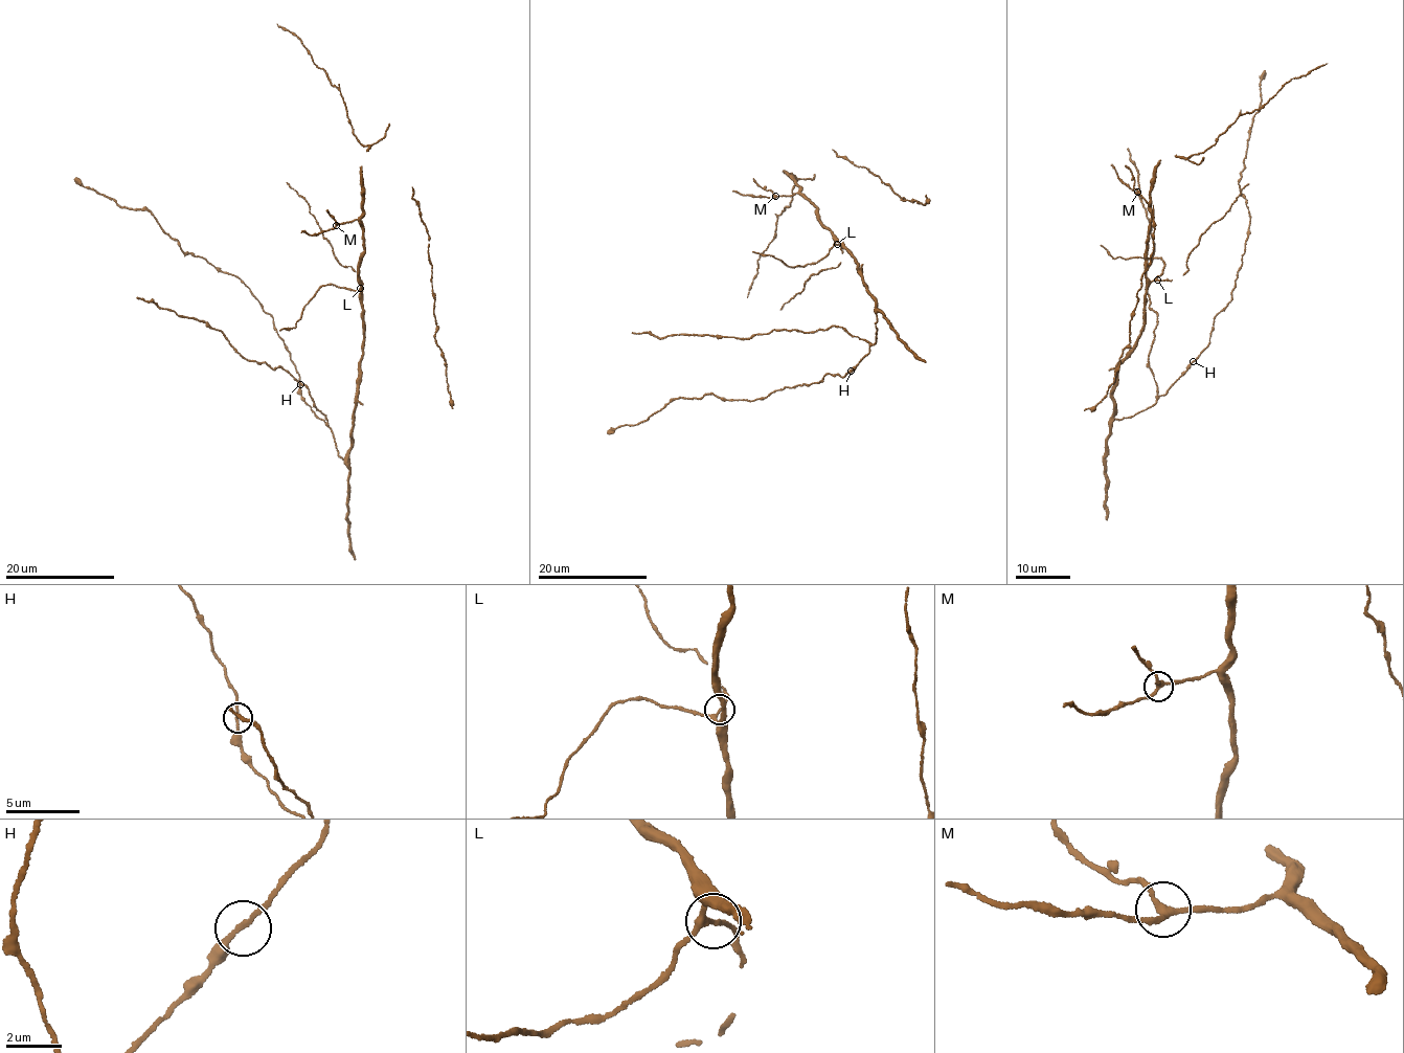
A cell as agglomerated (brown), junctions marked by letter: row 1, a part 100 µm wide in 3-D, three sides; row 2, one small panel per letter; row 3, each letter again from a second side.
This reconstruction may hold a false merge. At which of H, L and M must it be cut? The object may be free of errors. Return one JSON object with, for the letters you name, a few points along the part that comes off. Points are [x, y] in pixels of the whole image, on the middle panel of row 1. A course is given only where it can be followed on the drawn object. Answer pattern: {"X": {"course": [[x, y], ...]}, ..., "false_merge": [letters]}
{"false_merge": []}

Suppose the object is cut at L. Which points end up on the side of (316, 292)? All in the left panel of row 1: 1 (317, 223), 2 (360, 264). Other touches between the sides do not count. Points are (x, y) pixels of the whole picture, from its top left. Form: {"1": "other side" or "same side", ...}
{"1": "other side", "2": "same side"}

